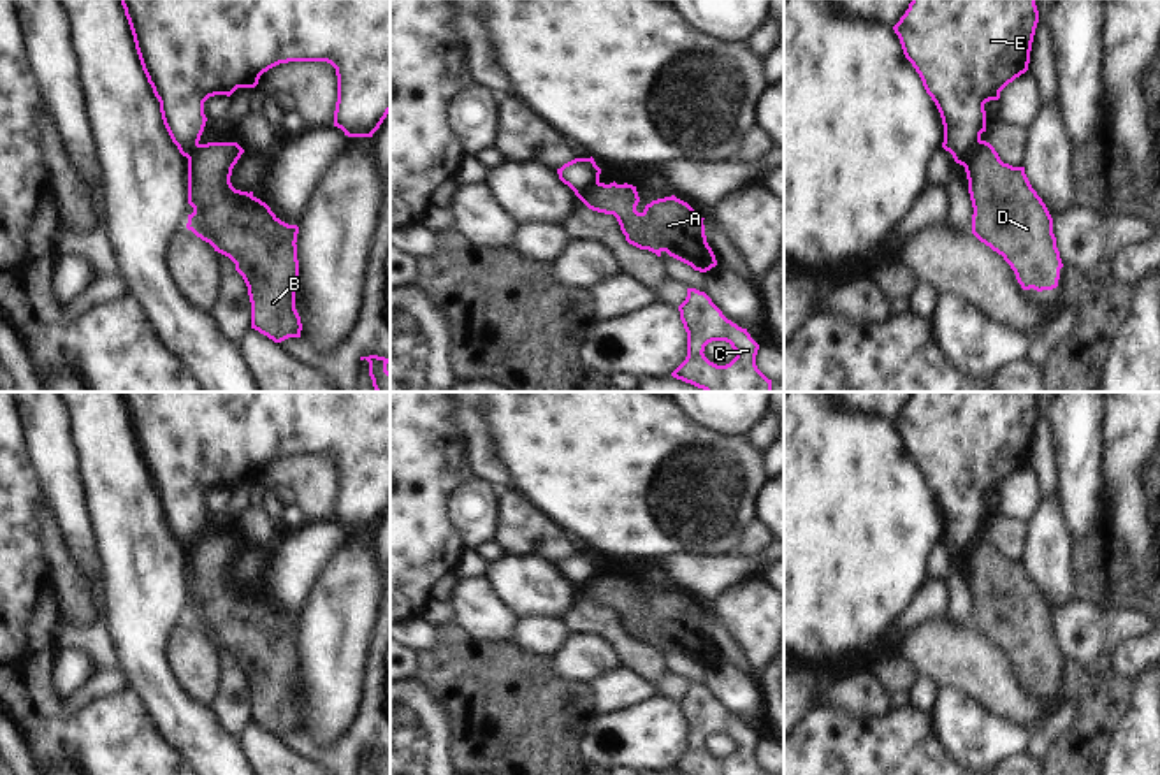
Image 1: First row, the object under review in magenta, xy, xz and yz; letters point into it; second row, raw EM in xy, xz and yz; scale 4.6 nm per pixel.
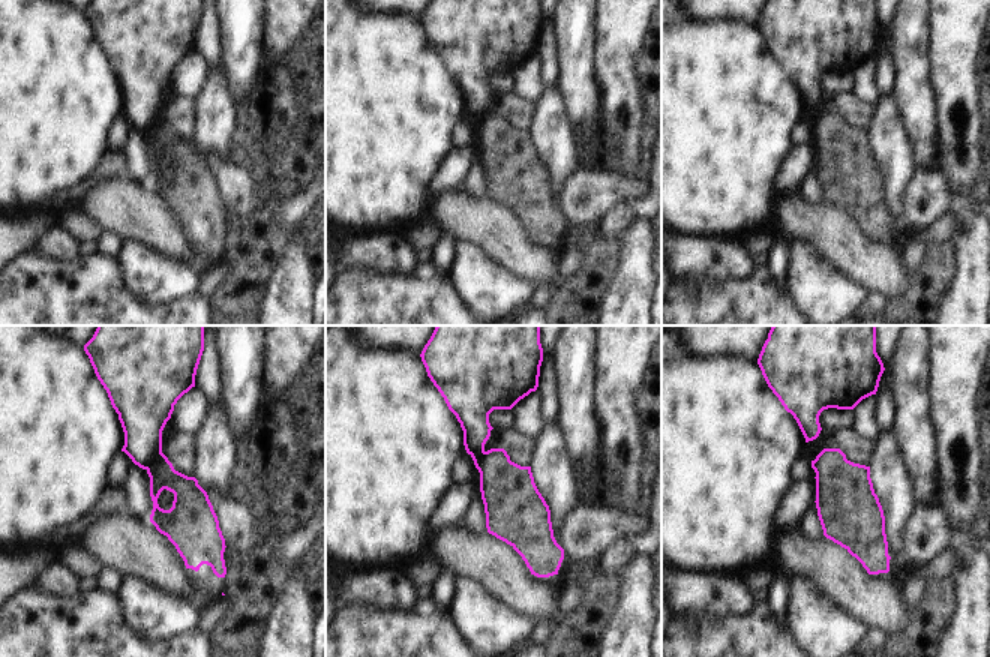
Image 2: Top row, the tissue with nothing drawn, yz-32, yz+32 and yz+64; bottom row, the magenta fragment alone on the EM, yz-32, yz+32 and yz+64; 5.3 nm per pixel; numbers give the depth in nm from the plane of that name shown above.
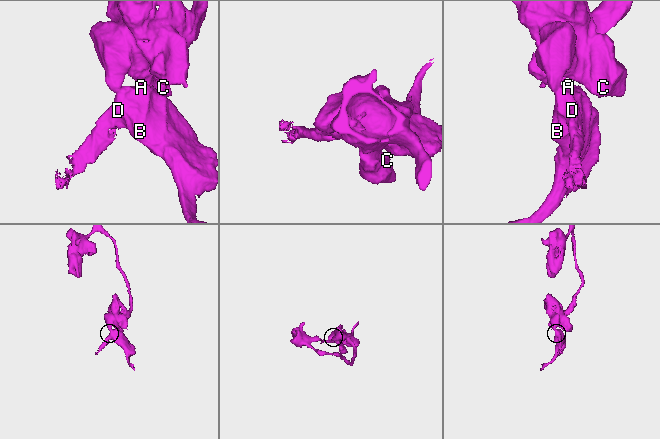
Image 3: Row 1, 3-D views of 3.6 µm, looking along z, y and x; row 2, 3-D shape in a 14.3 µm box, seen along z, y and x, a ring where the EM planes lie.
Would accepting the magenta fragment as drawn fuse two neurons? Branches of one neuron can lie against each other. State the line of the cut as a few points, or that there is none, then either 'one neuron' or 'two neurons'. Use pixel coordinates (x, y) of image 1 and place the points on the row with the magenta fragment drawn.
yz (983, 141), (972, 150), (964, 166) | two neurons

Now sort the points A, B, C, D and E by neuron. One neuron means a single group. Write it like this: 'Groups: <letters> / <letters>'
Groups: A B D / C E.

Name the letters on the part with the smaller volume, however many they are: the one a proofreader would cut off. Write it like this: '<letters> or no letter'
A, B, D

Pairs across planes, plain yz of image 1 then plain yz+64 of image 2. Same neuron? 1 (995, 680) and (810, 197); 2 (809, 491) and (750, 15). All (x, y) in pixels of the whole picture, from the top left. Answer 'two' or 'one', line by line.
1: two
2: two

